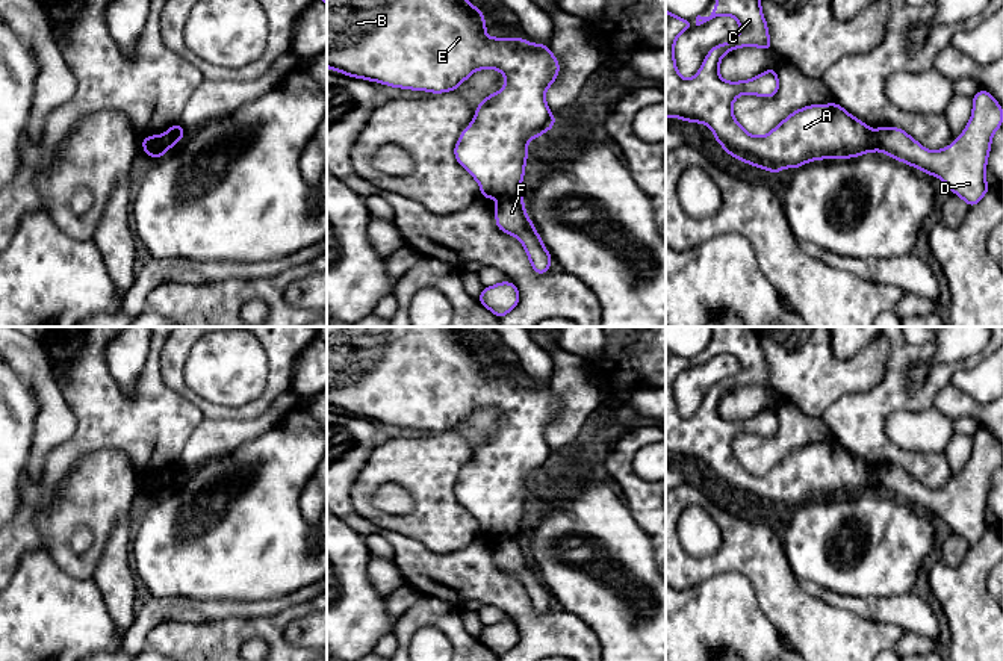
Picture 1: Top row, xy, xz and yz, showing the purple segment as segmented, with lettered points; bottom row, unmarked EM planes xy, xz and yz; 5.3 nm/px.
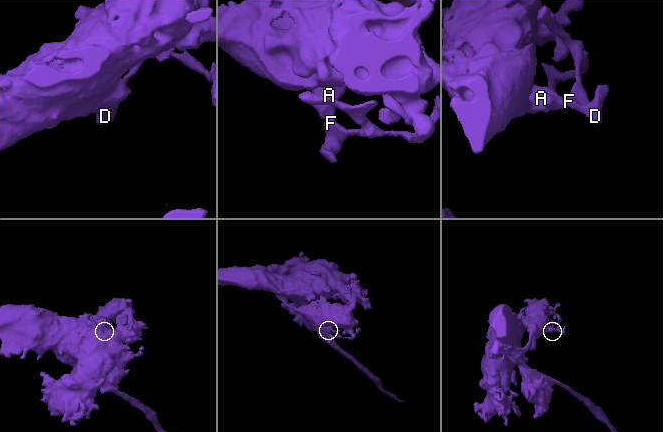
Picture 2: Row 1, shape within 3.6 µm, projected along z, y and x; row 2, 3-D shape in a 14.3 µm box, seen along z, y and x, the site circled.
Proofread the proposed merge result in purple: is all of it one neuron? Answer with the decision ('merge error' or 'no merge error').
merge error

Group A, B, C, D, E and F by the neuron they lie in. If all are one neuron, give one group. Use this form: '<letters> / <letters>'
A B C E / D F

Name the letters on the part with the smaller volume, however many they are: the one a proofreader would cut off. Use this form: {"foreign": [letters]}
{"foreign": ["D", "F"]}

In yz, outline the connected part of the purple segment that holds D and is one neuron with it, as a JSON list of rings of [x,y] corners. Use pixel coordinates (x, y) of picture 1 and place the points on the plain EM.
[[[979,428],[973,436],[973,452],[961,475],[938,490],[926,489],[905,469],[899,466],[877,466],[874,470],[876,486],[890,496],[941,517],[955,534],[959,534],[970,546],[979,543],[991,528],[986,522],[986,501],[994,470],[1003,464],[1003,446],[991,431]]]

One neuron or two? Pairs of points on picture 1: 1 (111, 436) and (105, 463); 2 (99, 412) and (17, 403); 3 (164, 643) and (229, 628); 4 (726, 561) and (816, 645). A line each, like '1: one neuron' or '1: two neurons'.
1: two neurons
2: two neurons
3: one neuron
4: one neuron

